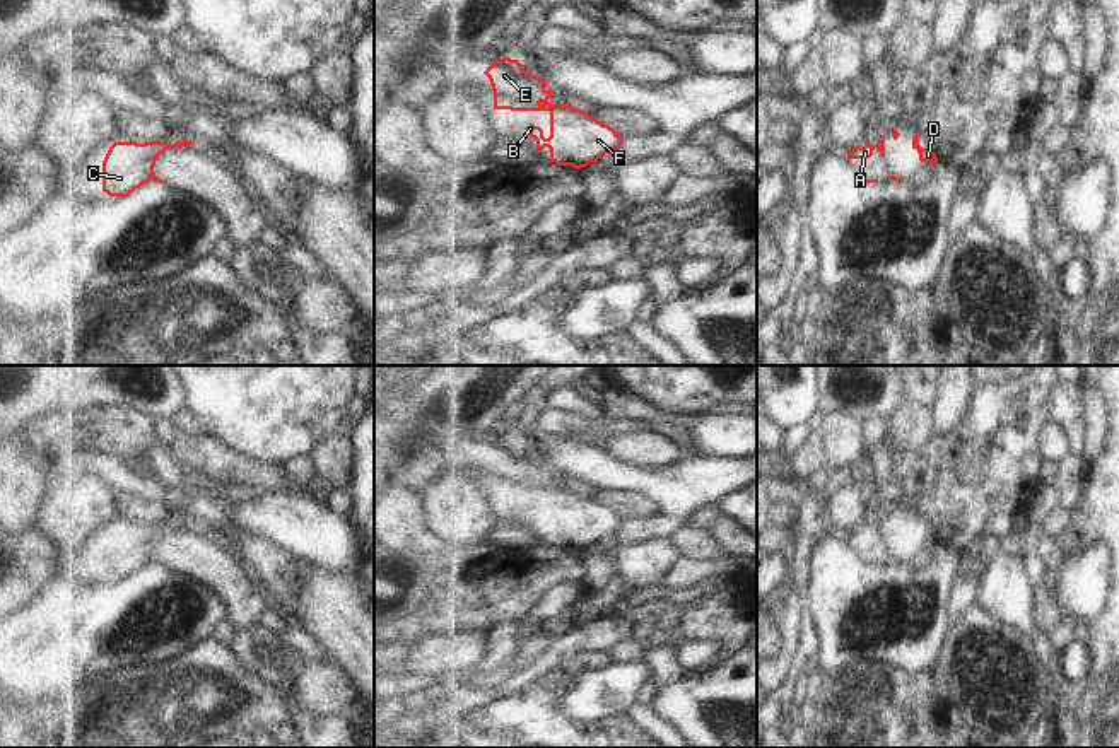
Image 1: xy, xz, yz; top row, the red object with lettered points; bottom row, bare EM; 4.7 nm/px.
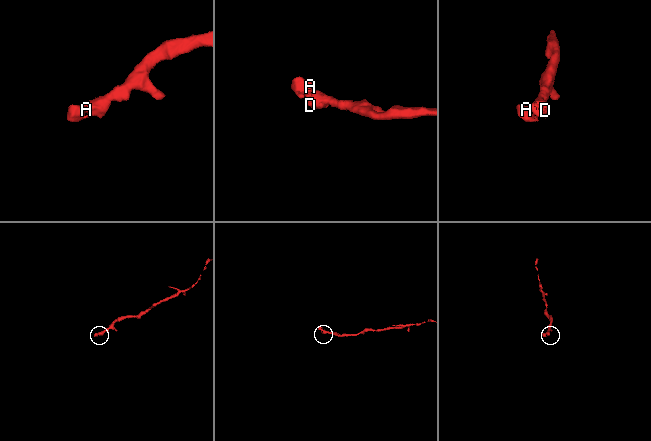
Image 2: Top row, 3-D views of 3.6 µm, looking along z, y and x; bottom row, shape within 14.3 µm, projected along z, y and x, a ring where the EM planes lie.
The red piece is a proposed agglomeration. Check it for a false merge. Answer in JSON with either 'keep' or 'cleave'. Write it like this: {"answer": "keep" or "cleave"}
{"answer": "keep"}

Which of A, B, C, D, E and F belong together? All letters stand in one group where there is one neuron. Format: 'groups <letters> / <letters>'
groups A B C D E F

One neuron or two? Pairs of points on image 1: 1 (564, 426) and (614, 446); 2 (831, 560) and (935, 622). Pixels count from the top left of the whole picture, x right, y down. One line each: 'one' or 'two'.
1: two
2: one

